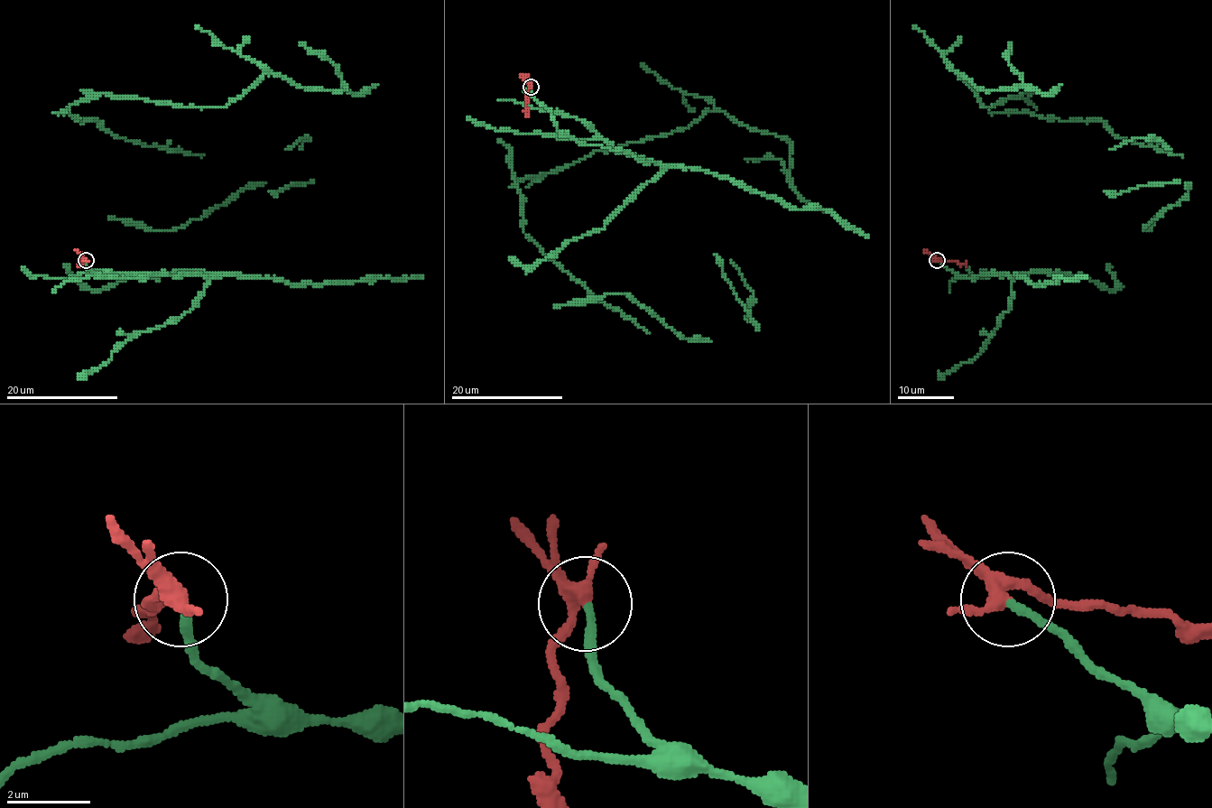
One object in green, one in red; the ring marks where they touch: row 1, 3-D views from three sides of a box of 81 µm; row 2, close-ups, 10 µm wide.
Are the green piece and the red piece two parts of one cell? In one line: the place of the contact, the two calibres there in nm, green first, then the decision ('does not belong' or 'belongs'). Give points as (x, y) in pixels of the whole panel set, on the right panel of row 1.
(937, 260) | 180/280 nm | does not belong

